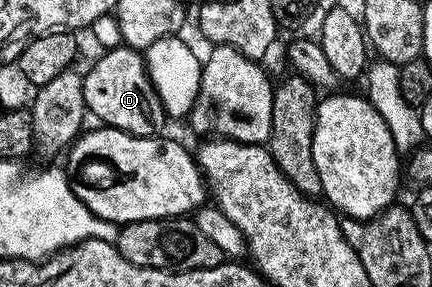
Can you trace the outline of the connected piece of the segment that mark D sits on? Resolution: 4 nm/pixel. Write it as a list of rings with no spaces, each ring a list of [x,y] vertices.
[[[121,45],[103,50],[101,54],[102,56],[91,65],[90,72],[86,71],[83,76],[84,101],[87,112],[91,116],[95,115],[99,124],[127,131],[130,135],[157,136],[158,130],[165,123],[168,123],[168,116],[160,97],[157,95],[153,81],[150,79],[143,52],[136,51],[133,47]]]

